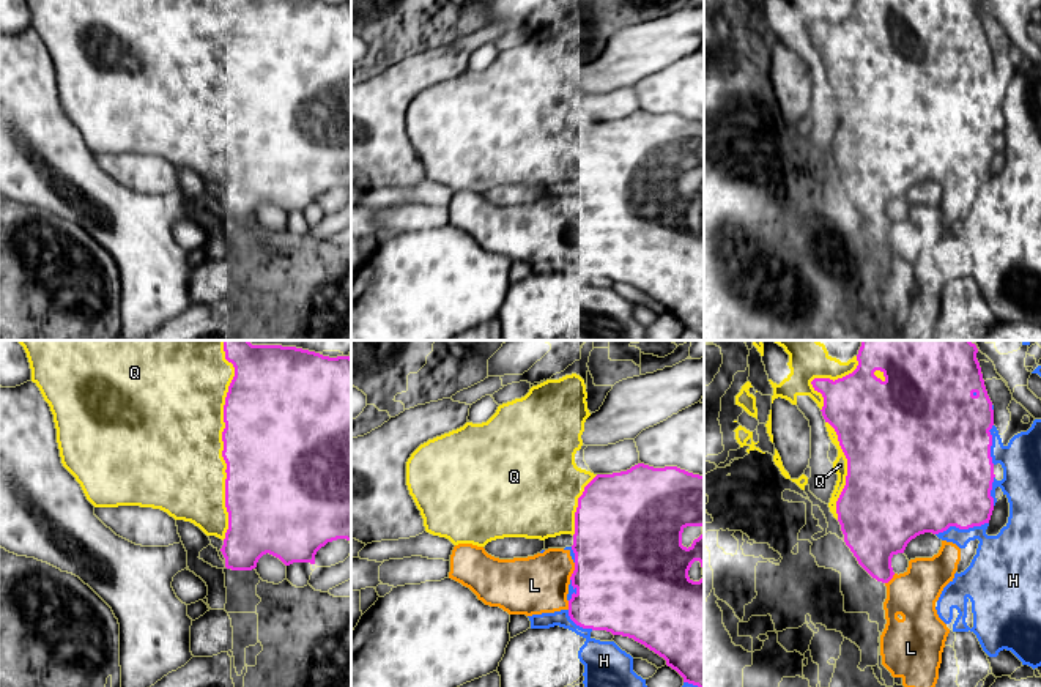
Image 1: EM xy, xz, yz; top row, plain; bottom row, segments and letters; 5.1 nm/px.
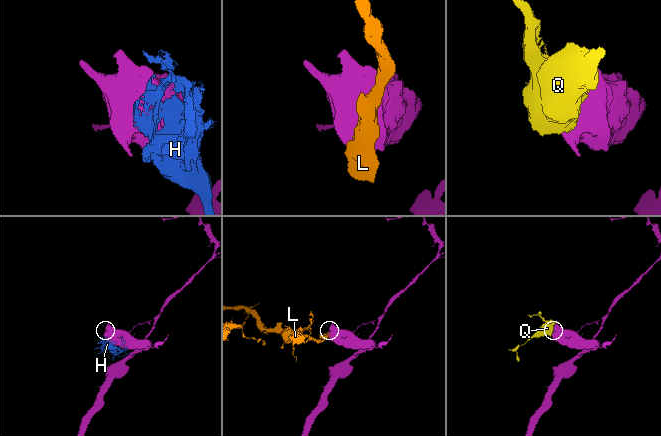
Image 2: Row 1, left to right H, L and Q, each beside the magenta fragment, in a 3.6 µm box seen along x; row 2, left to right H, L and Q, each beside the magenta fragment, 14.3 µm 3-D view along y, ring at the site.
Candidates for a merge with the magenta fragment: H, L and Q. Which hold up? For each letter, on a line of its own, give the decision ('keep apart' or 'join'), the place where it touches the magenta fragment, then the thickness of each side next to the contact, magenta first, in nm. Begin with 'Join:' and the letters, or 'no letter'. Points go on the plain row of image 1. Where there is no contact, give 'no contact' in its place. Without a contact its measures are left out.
Join: Q
H: keep apart; contact yz (961, 175); calibres 460 and 240 nm
L: keep apart; contact xz (574, 218); calibres 500 and 300 nm
Q: join; contact xy (224, 93); calibres 500 and 480 nm

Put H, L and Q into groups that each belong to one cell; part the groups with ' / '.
H L / Q

